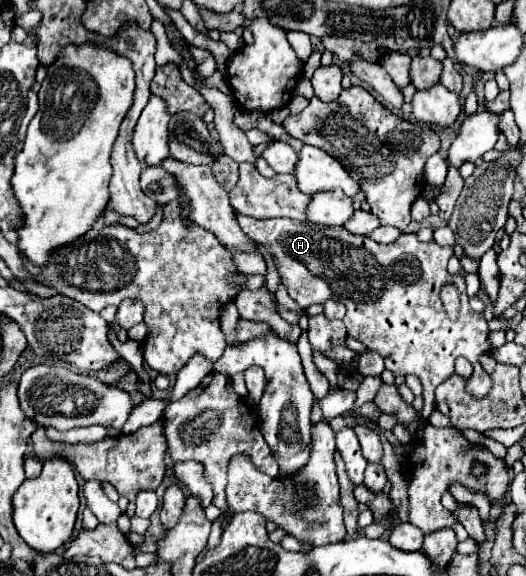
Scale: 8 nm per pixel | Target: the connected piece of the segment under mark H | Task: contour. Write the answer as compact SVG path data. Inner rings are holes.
M236 214L240 228L246 236L250 236L254 242L260 242L270 254L278 268L278 274L282 282L288 288L288 294L292 300L342 300L346 306L344 326L348 330L350 338L360 340L368 350L378 352L384 358L384 364L394 374L416 374L424 386L424 410L422 418L428 420L428 416L434 410L434 390L440 382L448 380L454 372L454 360L458 356L464 356L474 366L474 396L482 398L490 390L490 376L478 362L478 358L490 350L490 344L486 342L488 336L488 324L484 314L472 312L468 306L466 296L466 284L464 278L450 276L446 270L446 264L454 250L450 246L438 246L436 242L422 242L416 234L402 232L400 238L392 244L378 244L368 236L356 236L348 232L344 226L318 226L318 224L300 224L298 220L286 220L286 218L274 218L274 220L254 220L246 218L242 214ZM454 284L460 292L460 314L458 320L450 320L442 300L440 292L442 286Z

